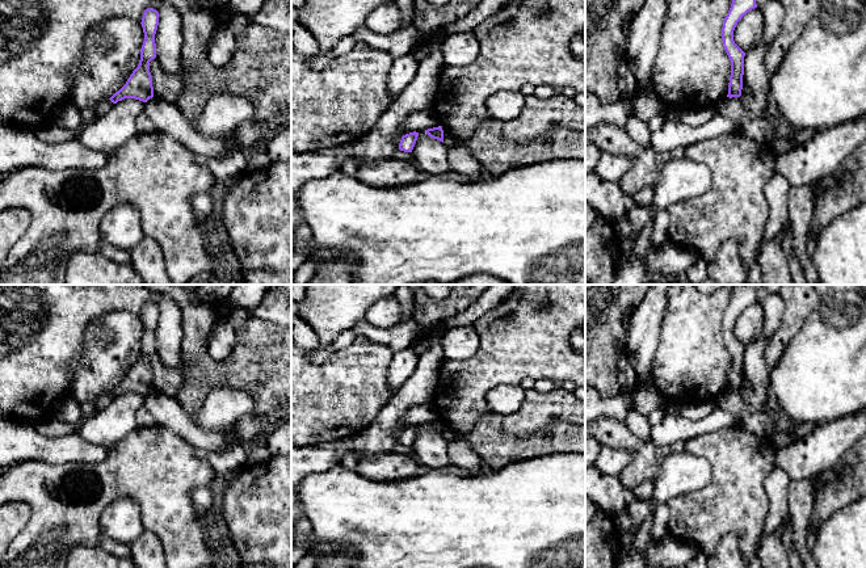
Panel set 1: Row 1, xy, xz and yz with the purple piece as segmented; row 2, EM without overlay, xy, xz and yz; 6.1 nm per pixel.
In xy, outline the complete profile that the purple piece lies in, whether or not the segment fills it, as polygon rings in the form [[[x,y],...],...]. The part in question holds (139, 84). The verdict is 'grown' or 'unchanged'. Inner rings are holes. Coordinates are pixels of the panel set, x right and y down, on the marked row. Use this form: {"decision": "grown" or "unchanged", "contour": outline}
{"decision": "unchanged", "contour": [[[147,8],[140,24],[144,33],[144,41],[140,49],[139,64],[130,75],[126,84],[109,98],[113,104],[125,98],[135,98],[147,102],[154,97],[150,62],[156,58],[155,34],[159,25],[159,12],[154,8]]]}

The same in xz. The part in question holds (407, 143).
{"decision": "unchanged", "contour": [[[413,131],[402,136],[399,143],[399,150],[404,152],[412,152],[415,143],[417,140],[419,132]]]}

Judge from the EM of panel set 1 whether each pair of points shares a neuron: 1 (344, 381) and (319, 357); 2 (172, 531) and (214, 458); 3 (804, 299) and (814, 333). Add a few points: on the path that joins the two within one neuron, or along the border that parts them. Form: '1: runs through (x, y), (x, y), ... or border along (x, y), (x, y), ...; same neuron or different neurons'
1: border along (337, 350), (324, 362), (311, 362), (307, 358); different neurons
2: border along (196, 449), (196, 454), (205, 459), (215, 474); different neurons
3: border along (822, 298), (790, 340); different neurons

